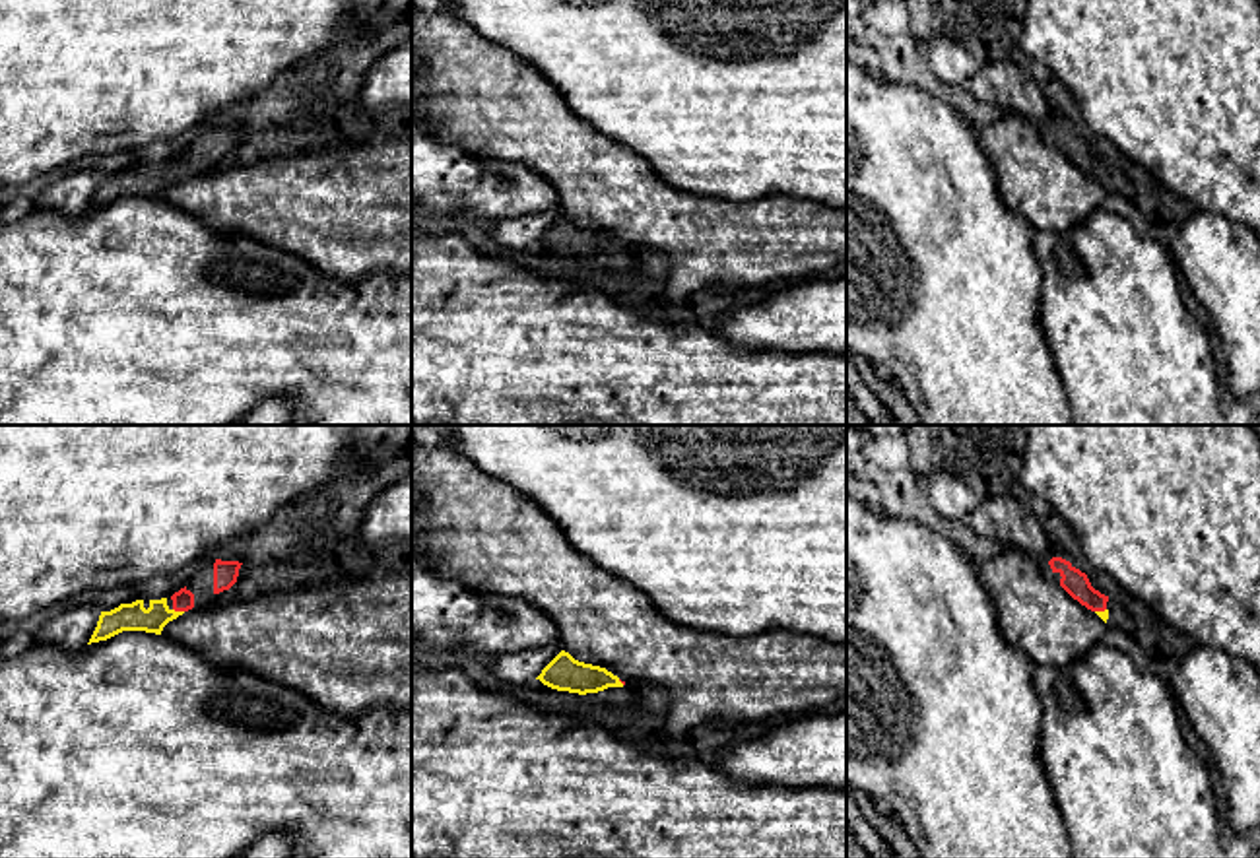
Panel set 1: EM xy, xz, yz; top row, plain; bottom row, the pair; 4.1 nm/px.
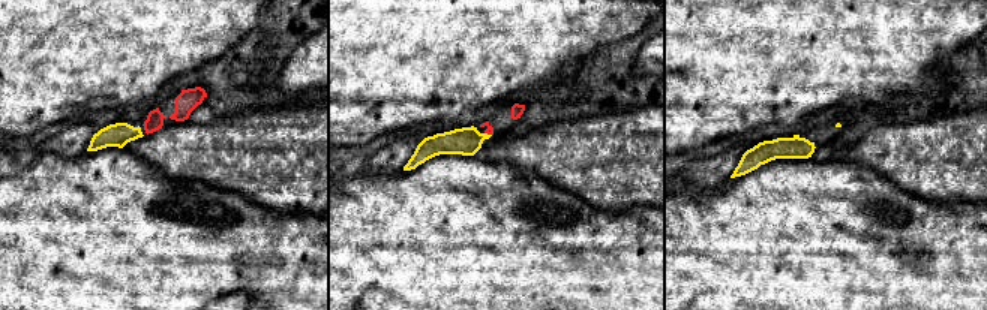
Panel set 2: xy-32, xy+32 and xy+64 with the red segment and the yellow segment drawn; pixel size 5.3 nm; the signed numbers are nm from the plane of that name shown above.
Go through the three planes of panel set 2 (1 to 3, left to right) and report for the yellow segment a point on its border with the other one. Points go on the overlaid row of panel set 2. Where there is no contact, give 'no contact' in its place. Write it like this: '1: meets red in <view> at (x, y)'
1: no contact
2: meets red in xy+32 at (488, 134)
3: no contact

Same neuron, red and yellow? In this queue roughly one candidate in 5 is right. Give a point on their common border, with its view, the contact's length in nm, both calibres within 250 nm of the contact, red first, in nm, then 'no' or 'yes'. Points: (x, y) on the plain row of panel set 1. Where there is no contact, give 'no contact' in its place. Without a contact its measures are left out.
contact xy (179, 175); length 50 nm; calibres 90 and 110 nm; yes

